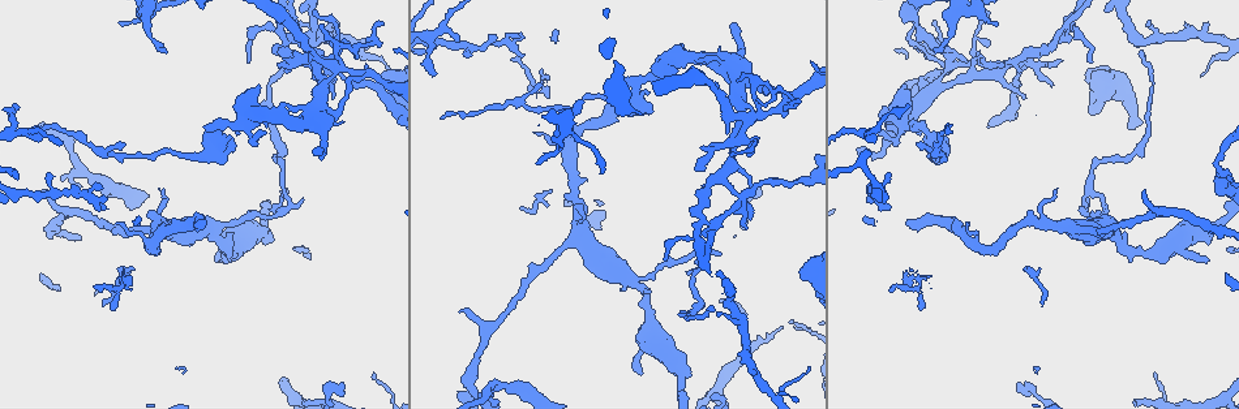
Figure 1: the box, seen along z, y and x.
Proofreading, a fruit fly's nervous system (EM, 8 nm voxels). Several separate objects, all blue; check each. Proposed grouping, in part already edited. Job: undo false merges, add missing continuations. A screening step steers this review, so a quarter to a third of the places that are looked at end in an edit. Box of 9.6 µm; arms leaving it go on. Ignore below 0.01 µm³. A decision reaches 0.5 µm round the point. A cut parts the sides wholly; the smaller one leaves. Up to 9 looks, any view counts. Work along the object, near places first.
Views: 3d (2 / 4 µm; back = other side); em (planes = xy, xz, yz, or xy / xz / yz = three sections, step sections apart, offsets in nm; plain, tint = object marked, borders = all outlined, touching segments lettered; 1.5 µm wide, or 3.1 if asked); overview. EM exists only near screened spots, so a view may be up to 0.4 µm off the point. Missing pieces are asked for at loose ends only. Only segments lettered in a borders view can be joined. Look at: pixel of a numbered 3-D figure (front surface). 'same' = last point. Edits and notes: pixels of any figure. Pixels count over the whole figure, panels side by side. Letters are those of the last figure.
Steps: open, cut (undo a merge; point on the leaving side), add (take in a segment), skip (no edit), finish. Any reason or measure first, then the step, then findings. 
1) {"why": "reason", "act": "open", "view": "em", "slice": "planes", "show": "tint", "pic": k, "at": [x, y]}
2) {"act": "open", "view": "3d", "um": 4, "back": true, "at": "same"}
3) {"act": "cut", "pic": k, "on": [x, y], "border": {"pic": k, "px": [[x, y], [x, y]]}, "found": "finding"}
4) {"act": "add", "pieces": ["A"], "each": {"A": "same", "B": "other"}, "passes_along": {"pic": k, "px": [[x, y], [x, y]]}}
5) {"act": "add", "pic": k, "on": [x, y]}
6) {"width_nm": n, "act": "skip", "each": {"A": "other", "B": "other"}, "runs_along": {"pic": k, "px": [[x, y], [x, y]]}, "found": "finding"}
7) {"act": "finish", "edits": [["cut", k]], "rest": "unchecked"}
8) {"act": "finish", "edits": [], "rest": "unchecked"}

{"why": "tapers out", "act": "open", "view": "3d", "um": 4, "pic": 1, "at": [165, 51]}

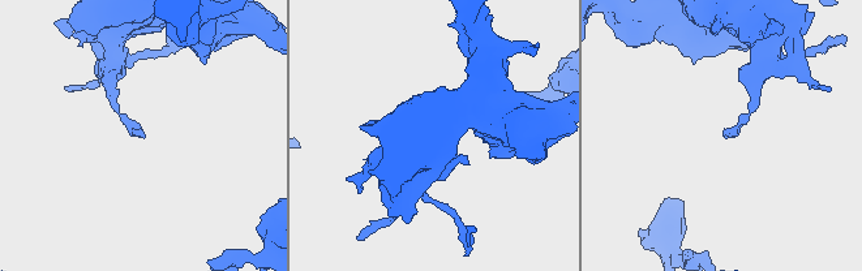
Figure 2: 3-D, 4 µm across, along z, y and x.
{"why": "now the EM", "act": "open", "view": "em", "slice": "xy", "step": 4, "show": "borders", "pic": 2, "at": [144, 135]}

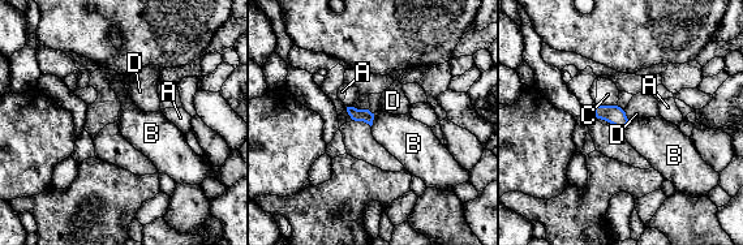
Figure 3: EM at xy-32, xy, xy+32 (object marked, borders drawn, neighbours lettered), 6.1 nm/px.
{"act": "open", "view": "em", "slice": "xz", "step": 4, "show": "borders", "at": "same"}

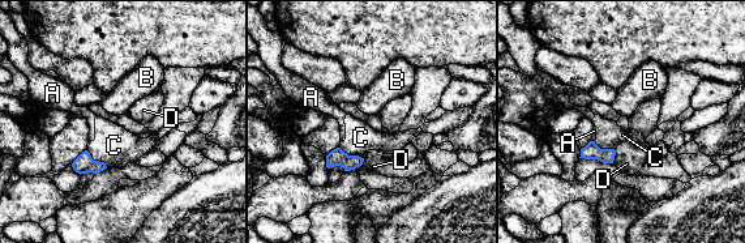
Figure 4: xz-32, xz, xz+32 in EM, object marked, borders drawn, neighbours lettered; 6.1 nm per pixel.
{"act": "skip", "each": {"A": "other", "B": "other", "C": "other", "D": "other"}, "found": "no lettered segment goes on from it"}

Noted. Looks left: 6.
{"why": "free end", "act": "open", "view": "em", "slice": "planes", "show": "borders", "pic": 1, "at": [41, 139]}

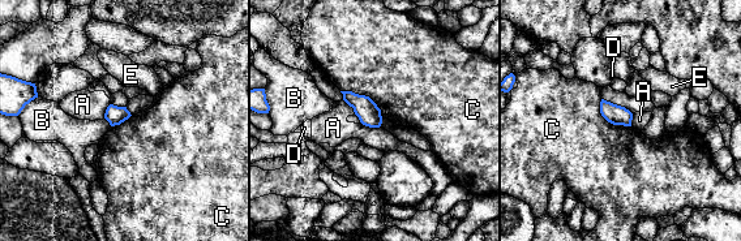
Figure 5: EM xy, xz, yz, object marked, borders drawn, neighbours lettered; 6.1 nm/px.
{"act": "skip", "each": {"A": "other", "B": "other", "C": "other", "D": "other", "E": "other"}, "border": {"pic": 5, "px": [[341, 90], [367, 95], [382, 117]]}, "found": "none of them fits"}

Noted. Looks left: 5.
{"why": "four or more arms meet", "act": "open", "view": "em", "slice": "planes", "show": "borders", "pic": 1, "at": [969, 65]}

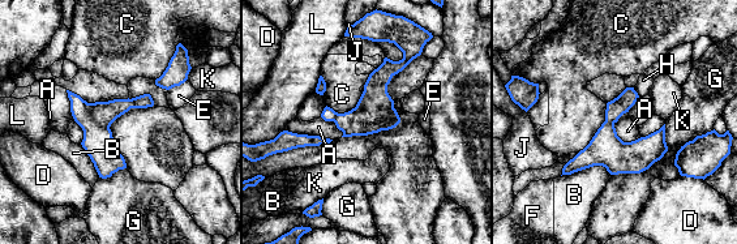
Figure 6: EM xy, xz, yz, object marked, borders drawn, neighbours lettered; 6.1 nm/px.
{"longest_contact_nm": ["G", 460], "act": "cut", "pic": 6, "on": [105, 114], "each": {"A": "other", "B": "other", "C": "other", "D": "other", "E": "other", "F": "other", "G": "other", "H": "other", "J": "other", "K": "other", "L": "other"}, "part_leaving": {"pic": 6, "px": [[360, 25], [394, 35], [406, 58], [346, 133]]}, "found": "two neurons meet here"}

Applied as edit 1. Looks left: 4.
{"act": "finish", "edits": [["cut", 6]], "rest": "unchecked"}

